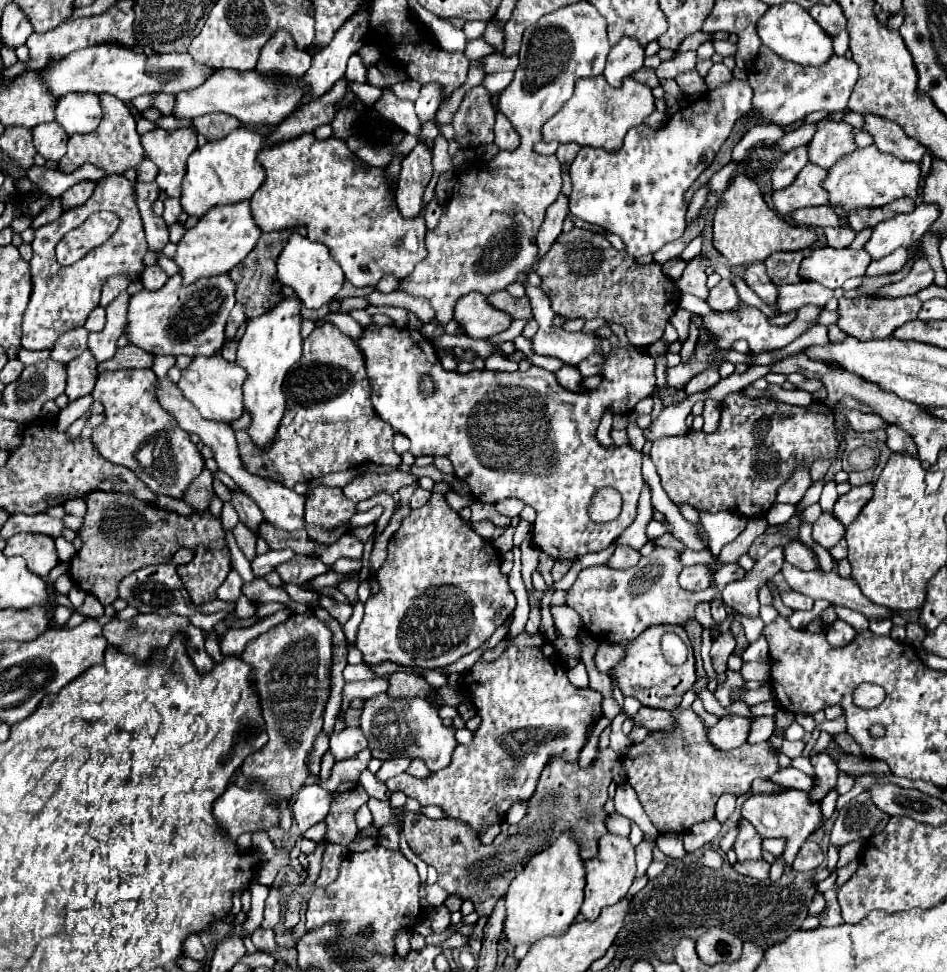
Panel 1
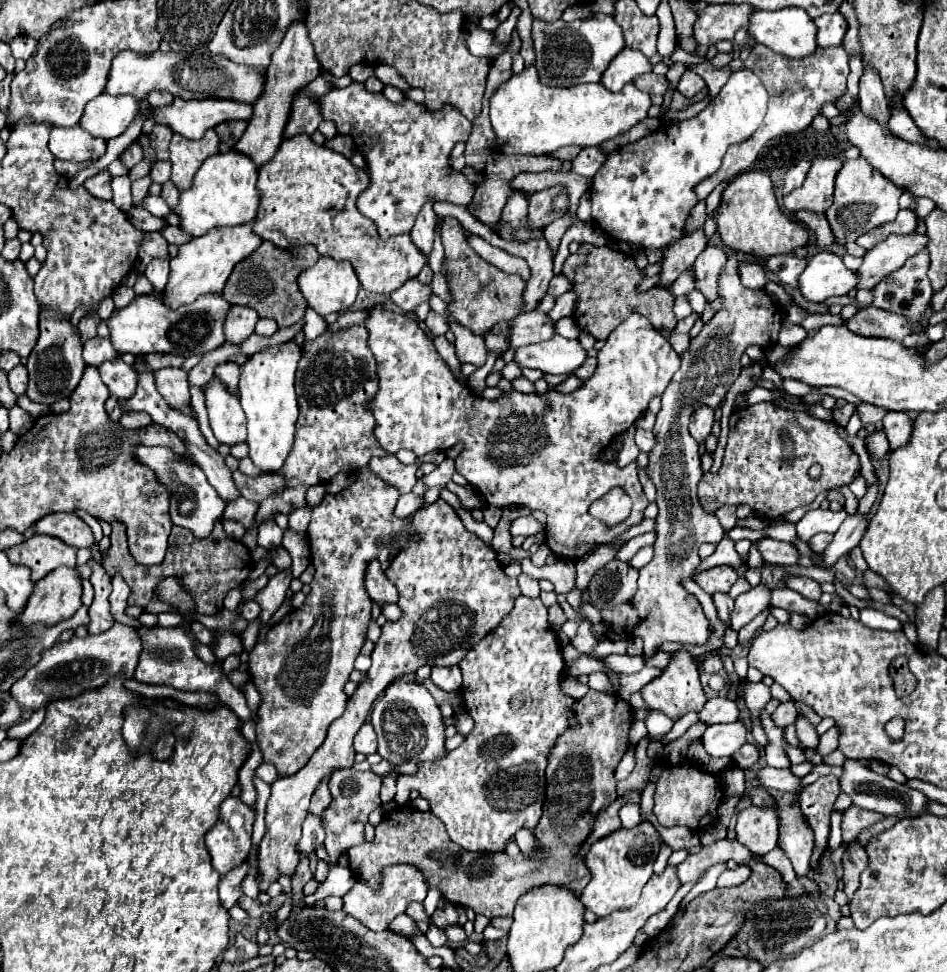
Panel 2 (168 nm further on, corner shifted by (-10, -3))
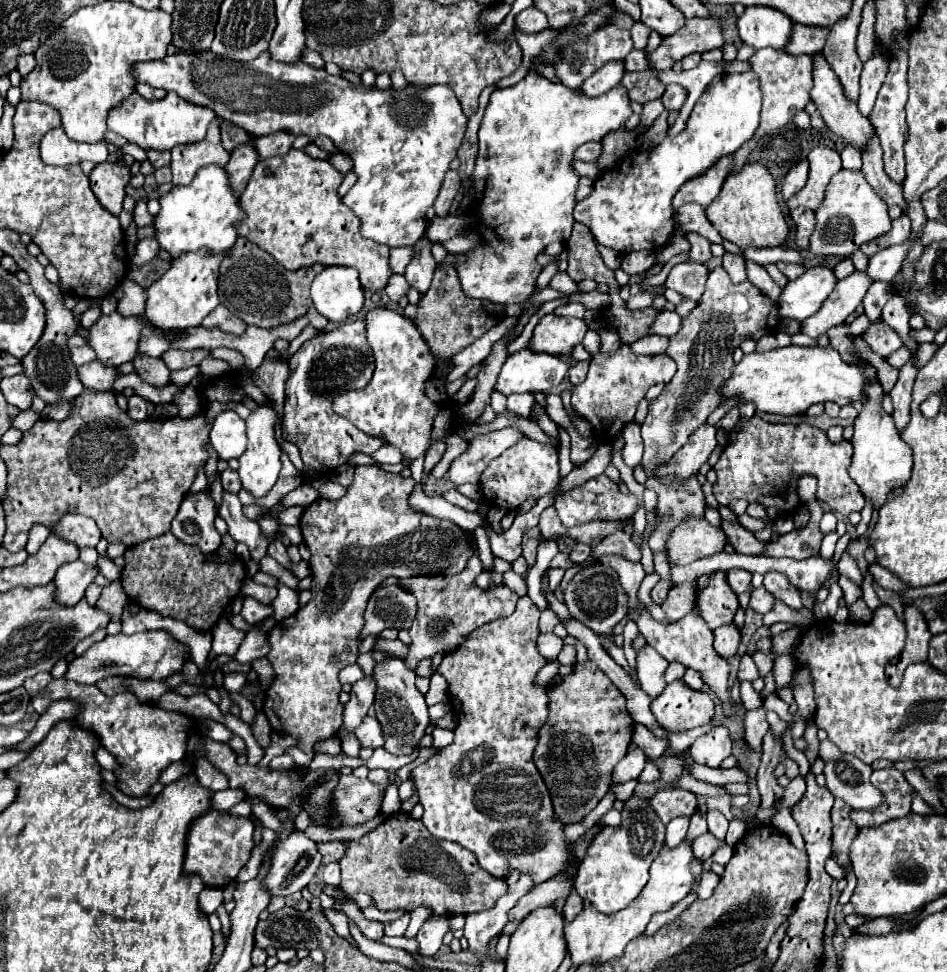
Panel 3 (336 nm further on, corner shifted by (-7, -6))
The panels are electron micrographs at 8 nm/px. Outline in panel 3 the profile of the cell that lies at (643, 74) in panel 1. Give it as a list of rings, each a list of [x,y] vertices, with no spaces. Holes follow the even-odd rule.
[[[626,72],[622,86],[628,90],[632,102],[646,104],[664,94],[664,84],[654,76],[654,72]]]

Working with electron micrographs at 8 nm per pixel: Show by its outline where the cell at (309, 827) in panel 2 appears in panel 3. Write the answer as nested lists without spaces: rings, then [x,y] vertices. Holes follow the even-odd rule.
[[[294,832],[276,844],[262,886],[270,896],[292,896],[310,884],[320,860],[316,842]]]

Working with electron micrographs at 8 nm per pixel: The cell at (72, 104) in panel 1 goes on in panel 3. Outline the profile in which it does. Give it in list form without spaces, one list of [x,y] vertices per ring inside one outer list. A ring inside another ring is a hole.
[[[132,92],[128,100],[108,116],[108,130],[120,134],[130,144],[138,144],[142,150],[158,150],[166,152],[174,146],[198,142],[206,136],[208,124],[216,118],[216,114],[204,106],[188,104],[184,98],[180,98],[176,92],[168,92],[162,100],[150,102],[144,100],[138,92]]]

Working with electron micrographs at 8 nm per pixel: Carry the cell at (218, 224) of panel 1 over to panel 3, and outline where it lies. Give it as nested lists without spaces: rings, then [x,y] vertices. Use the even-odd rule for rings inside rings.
[[[192,252],[188,256],[180,256],[180,260],[174,260],[170,270],[146,290],[144,316],[164,334],[178,334],[200,326],[202,320],[220,304],[216,284],[218,266],[220,256],[200,256],[200,252]]]

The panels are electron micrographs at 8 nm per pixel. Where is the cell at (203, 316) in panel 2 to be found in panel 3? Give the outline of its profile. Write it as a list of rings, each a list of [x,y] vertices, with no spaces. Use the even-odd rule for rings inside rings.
[[[118,312],[100,316],[100,320],[88,330],[88,346],[96,352],[96,360],[104,366],[120,366],[130,362],[138,350],[138,336],[144,328],[144,320],[138,316],[124,318]]]

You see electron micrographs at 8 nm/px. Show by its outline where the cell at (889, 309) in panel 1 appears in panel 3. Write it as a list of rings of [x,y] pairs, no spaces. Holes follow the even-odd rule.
[[[882,322],[870,324],[868,332],[862,338],[868,342],[872,352],[876,352],[882,358],[888,358],[892,352],[896,352],[902,346],[900,336],[888,324],[882,324]]]

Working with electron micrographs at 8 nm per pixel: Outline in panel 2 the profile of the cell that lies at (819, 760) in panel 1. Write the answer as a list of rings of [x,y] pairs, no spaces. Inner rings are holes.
[[[833,775],[820,777],[815,783],[807,785],[799,793],[801,811],[803,811],[805,819],[809,821],[811,829],[815,833],[815,849],[813,849],[813,857],[811,857],[811,867],[813,869],[817,869],[821,853],[827,847],[829,817],[831,817],[833,803],[835,803],[839,793],[841,793],[839,779]]]

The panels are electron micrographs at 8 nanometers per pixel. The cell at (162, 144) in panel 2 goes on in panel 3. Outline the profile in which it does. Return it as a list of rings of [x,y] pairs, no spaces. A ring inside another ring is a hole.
[[[148,150],[148,160],[154,168],[160,168],[160,166],[166,166],[170,164],[170,152],[154,152],[154,150]]]

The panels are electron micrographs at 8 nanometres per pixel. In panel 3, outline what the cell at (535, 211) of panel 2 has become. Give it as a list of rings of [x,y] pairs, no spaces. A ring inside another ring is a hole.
[[[526,74],[516,86],[494,90],[490,104],[484,112],[480,130],[478,130],[478,156],[476,166],[470,174],[470,184],[474,188],[474,198],[466,212],[474,218],[470,230],[480,234],[480,246],[466,252],[466,260],[456,264],[462,290],[470,298],[488,300],[492,304],[522,304],[536,290],[536,278],[542,272],[542,266],[536,262],[536,256],[546,250],[554,240],[566,242],[572,232],[572,210],[576,206],[578,174],[572,172],[574,152],[588,140],[602,140],[608,132],[618,130],[630,118],[630,98],[624,92],[624,86],[618,84],[610,92],[598,98],[582,96],[564,84],[554,84],[538,74]]]

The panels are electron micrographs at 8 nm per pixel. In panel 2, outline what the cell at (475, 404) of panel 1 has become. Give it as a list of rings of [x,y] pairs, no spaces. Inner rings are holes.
[[[377,305],[371,309],[365,327],[369,331],[369,347],[377,359],[379,375],[379,391],[367,407],[375,415],[375,437],[385,451],[397,453],[399,449],[411,449],[417,457],[423,457],[429,451],[447,451],[451,445],[463,443],[463,449],[455,459],[457,473],[461,473],[469,485],[479,489],[489,505],[499,509],[527,505],[543,511],[547,515],[547,545],[559,557],[581,559],[595,547],[613,543],[629,527],[643,521],[643,511],[649,505],[649,499],[639,483],[637,463],[633,461],[627,467],[619,467],[615,461],[601,461],[599,455],[617,435],[625,433],[625,429],[631,427],[643,411],[647,411],[653,397],[663,395],[663,389],[667,389],[671,377],[679,369],[679,355],[673,351],[671,343],[655,327],[651,327],[647,317],[633,313],[619,325],[619,329],[611,331],[605,347],[598,352],[593,377],[587,379],[577,391],[567,395],[555,391],[553,387],[549,387],[545,395],[509,391],[493,401],[471,393],[453,377],[449,365],[435,351],[433,339],[429,339],[417,323]],[[613,487],[623,487],[625,493],[635,501],[635,519],[625,519],[611,529],[601,521],[591,519],[589,505]]]

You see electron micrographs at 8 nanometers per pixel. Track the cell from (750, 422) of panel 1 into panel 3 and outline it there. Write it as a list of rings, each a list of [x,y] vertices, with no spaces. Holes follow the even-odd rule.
[[[754,416],[750,420],[740,420],[730,430],[728,446],[724,448],[718,464],[714,466],[718,476],[718,482],[714,486],[714,496],[722,506],[730,506],[730,502],[736,498],[744,498],[748,502],[758,502],[758,504],[764,504],[764,500],[770,500],[772,496],[780,496],[786,500],[786,490],[796,490],[798,478],[804,474],[810,474],[818,480],[818,492],[816,492],[818,500],[826,502],[834,512],[848,516],[850,512],[862,512],[864,508],[864,496],[860,496],[860,490],[856,488],[854,480],[848,476],[850,462],[852,462],[852,444],[848,440],[834,444],[828,440],[828,436],[822,430],[810,424],[800,424],[800,426],[768,424],[758,416]]]

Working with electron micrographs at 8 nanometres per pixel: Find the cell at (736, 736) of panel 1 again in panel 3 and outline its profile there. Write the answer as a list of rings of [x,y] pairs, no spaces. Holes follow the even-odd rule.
[[[724,726],[712,728],[710,732],[696,738],[696,742],[690,746],[692,760],[710,768],[718,768],[722,760],[728,758],[730,754],[732,754],[732,740]]]

